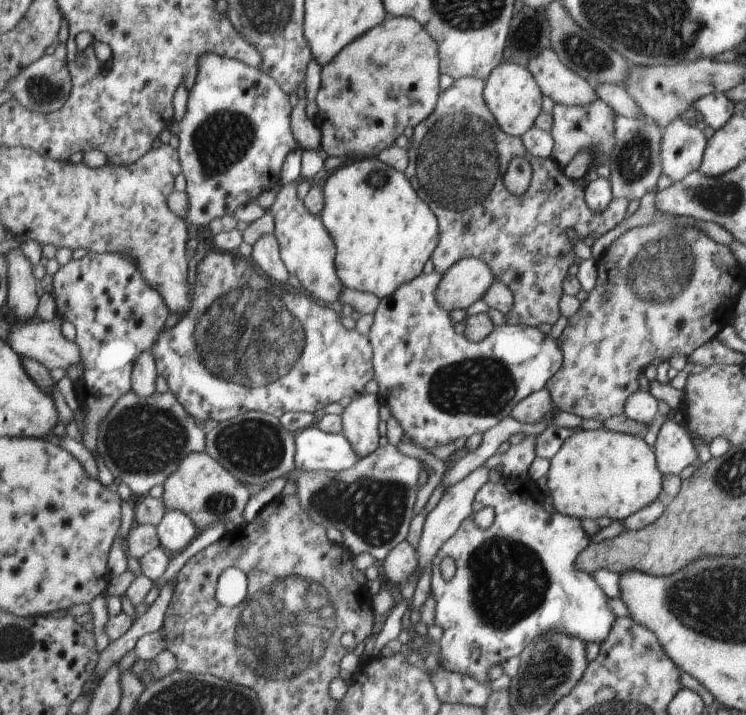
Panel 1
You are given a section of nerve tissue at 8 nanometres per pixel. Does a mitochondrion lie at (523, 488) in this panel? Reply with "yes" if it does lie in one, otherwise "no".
no

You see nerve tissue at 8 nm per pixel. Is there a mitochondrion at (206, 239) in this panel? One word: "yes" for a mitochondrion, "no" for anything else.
no

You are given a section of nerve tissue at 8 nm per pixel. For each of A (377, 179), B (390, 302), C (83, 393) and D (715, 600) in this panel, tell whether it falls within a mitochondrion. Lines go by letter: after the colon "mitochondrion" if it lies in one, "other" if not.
A: mitochondrion
B: other
C: other
D: mitochondrion

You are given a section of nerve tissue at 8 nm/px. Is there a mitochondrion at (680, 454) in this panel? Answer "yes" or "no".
no

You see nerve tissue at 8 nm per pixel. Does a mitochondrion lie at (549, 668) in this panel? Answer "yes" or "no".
yes

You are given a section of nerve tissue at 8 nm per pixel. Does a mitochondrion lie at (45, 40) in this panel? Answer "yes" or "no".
no

